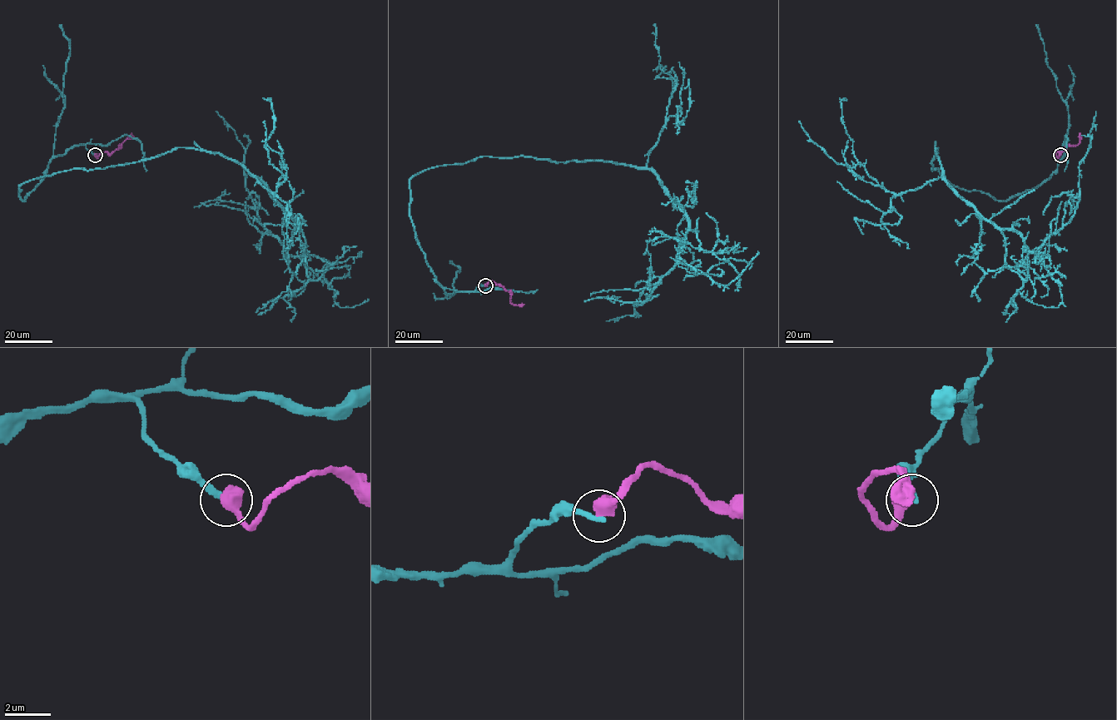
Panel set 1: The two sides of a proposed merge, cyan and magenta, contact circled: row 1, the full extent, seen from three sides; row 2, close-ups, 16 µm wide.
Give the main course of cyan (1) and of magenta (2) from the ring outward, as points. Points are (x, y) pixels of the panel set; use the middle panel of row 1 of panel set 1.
1: (484, 285), (436, 280), (409, 213), (413, 176), (483, 156), (649, 168), (688, 231), (635, 314), (606, 321)
2: (484, 285), (491, 280), (509, 292), (511, 303), (523, 305)

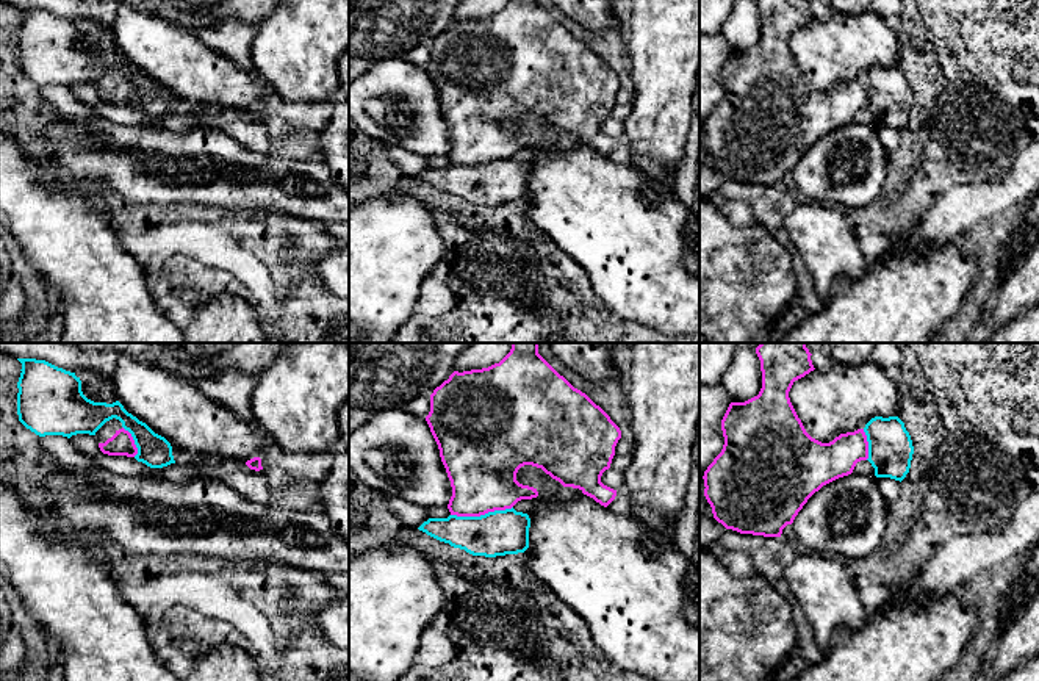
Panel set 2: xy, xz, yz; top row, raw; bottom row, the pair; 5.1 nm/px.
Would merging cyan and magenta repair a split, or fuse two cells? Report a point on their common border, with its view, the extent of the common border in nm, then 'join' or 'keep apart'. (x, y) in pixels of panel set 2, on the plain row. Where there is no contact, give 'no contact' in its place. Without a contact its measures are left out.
contact xz (481, 165); length 320 nm; keep apart

